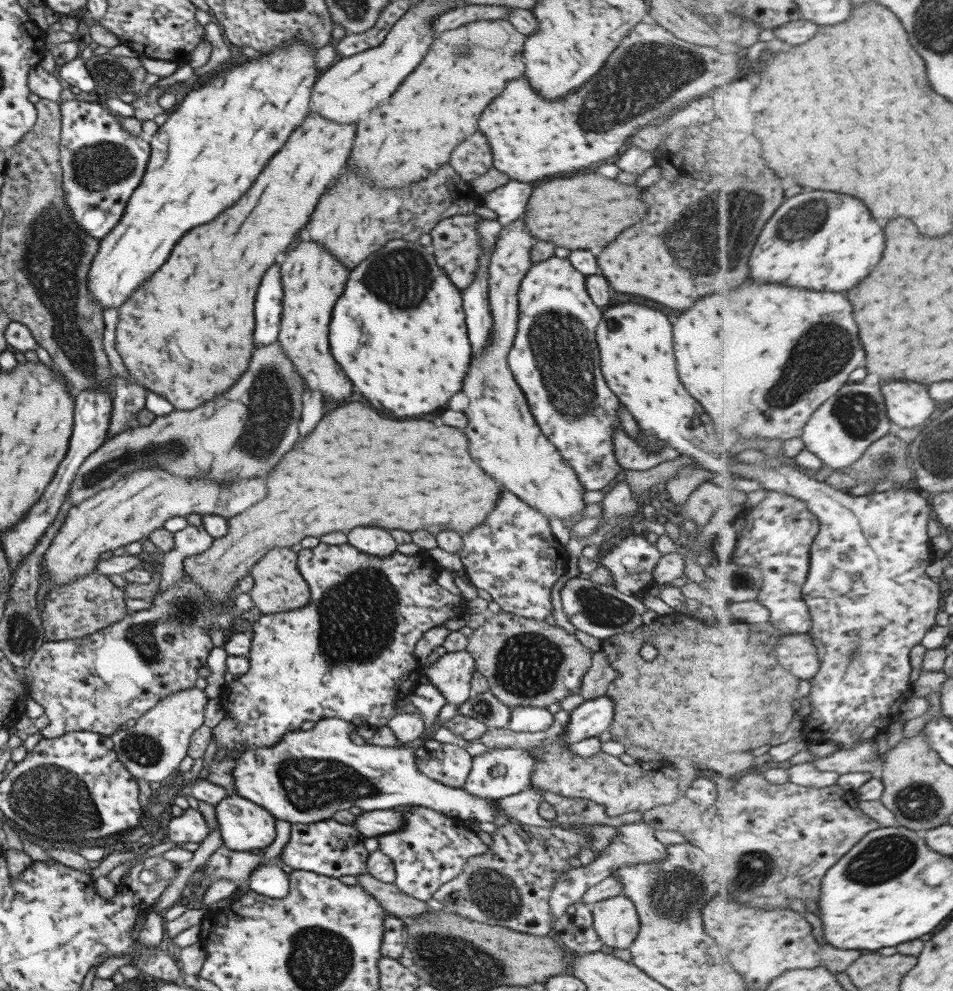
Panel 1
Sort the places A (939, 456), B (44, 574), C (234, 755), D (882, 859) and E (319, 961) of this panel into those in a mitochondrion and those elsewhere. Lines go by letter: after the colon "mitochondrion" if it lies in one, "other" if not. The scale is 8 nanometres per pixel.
A: mitochondrion
B: other
C: other
D: mitochondrion
E: mitochondrion

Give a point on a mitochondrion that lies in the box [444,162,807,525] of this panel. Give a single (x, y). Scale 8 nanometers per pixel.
(702, 232)

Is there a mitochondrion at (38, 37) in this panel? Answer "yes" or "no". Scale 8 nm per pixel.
no

